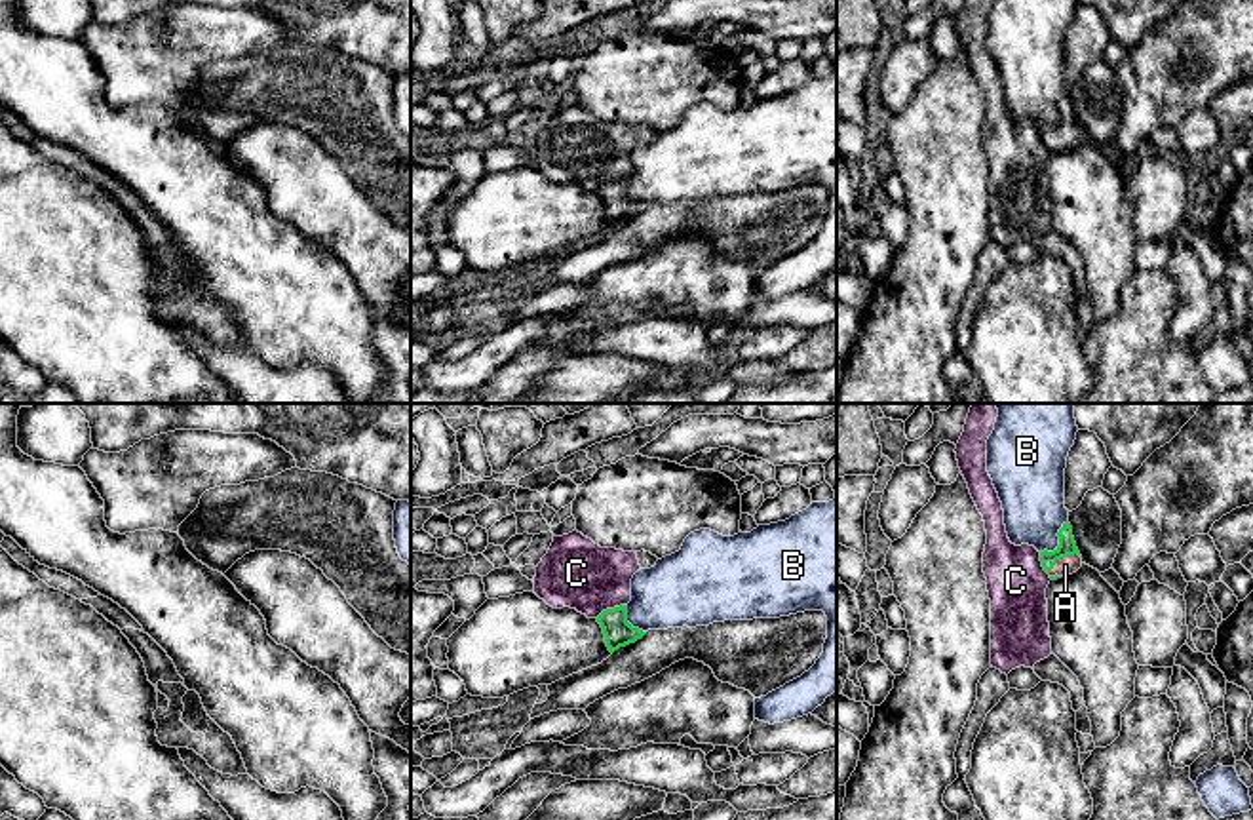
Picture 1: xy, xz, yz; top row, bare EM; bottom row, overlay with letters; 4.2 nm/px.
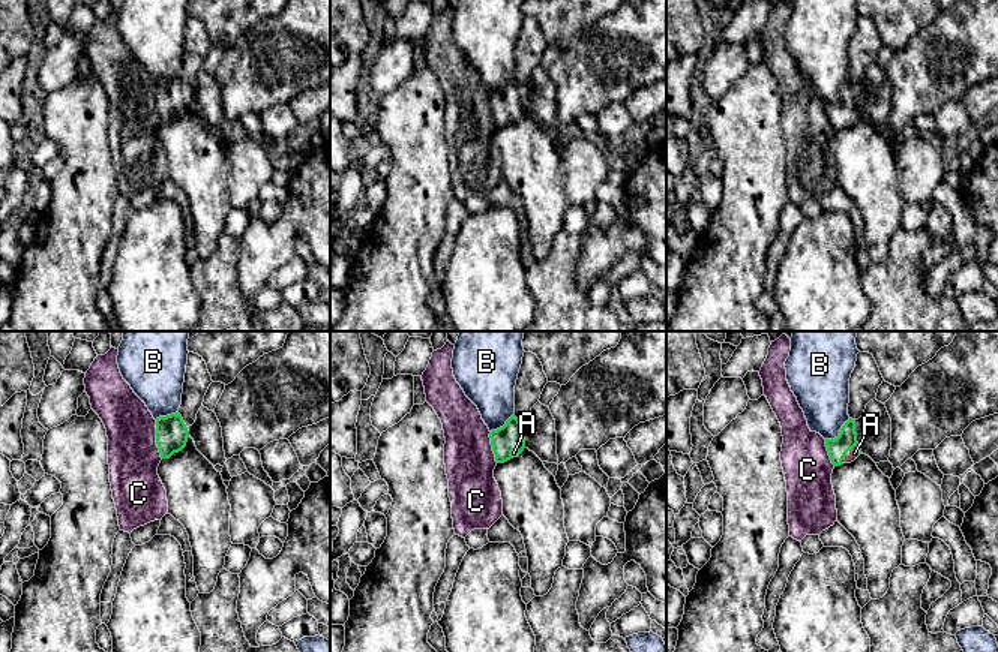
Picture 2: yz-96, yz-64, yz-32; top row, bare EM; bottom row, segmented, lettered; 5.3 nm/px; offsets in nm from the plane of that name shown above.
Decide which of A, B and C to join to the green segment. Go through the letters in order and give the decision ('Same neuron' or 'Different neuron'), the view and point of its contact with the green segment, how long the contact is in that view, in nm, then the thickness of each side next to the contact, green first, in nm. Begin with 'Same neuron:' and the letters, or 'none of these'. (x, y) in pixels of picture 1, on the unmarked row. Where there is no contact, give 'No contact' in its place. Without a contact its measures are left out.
Same neuron: A
A: Same neuron. Touches green at yz (1061, 130). Shared border 160 nm. Thickness 80 nm (green) against 80 nm
B: Different neuron. Touches green at yz (1060, 115). Shared border 180 nm. Thickness 80 nm (green) against 280 nm
C: Different neuron. Touches green at xz (611, 183). Shared border 150 nm. Thickness 120 nm (green) against 300 nm

